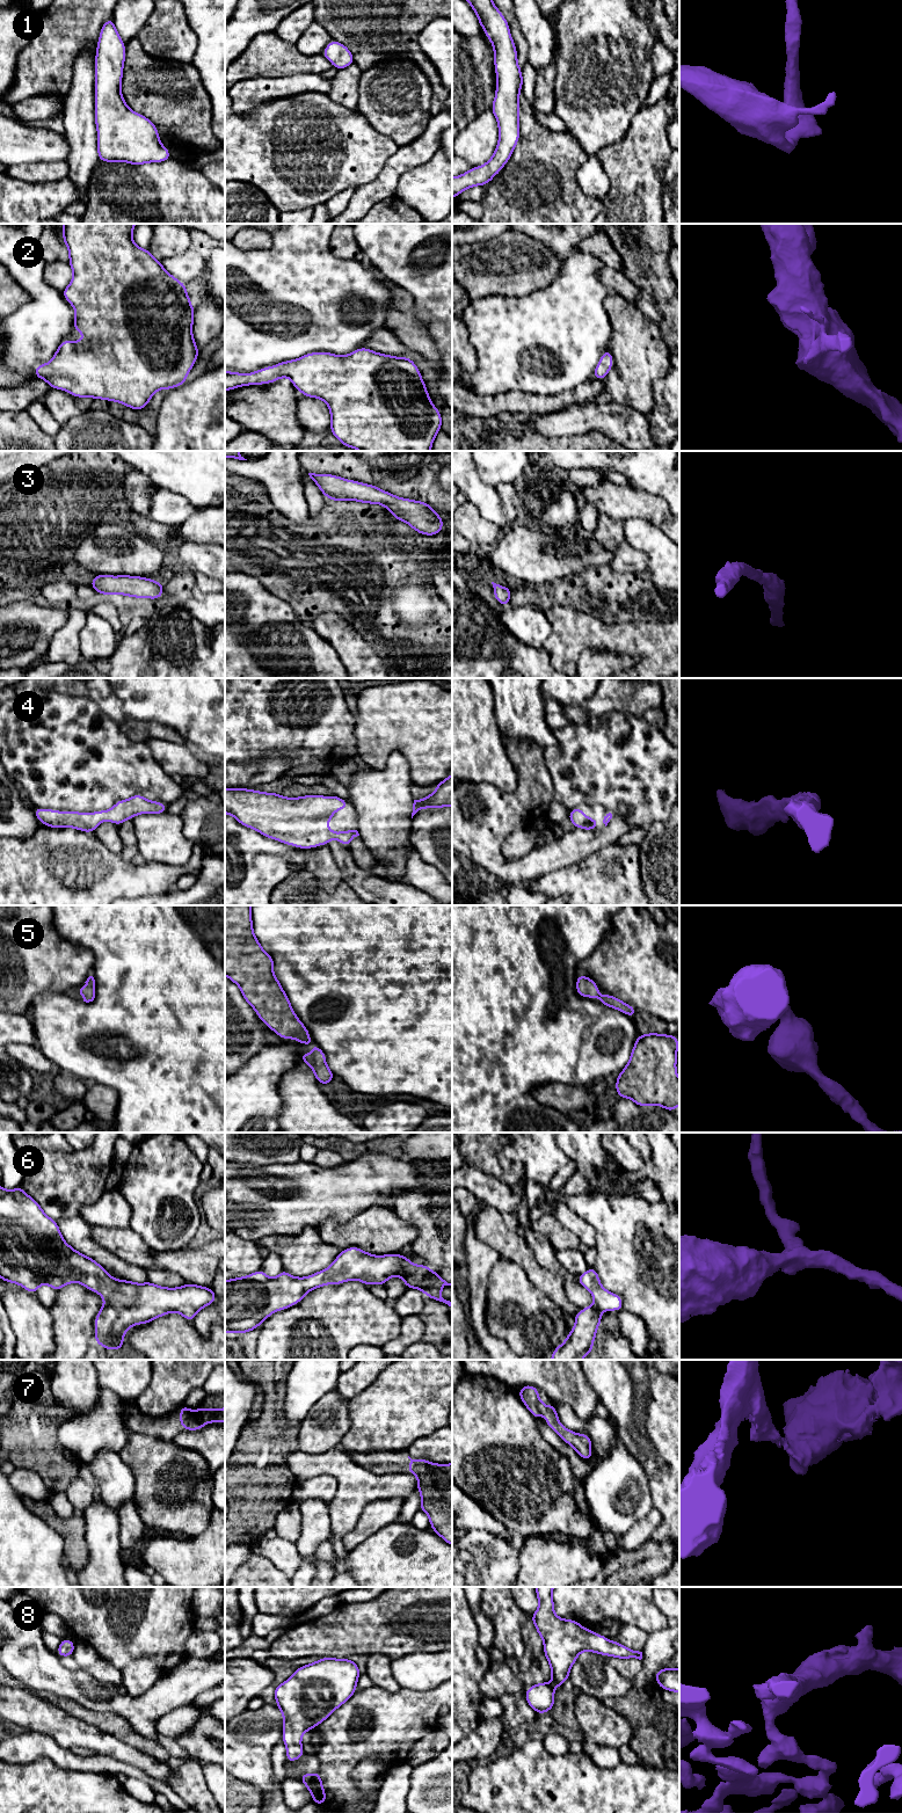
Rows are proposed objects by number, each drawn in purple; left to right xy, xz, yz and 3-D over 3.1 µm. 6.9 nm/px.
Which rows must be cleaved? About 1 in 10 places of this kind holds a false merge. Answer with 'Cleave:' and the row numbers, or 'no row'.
Cleave: no row

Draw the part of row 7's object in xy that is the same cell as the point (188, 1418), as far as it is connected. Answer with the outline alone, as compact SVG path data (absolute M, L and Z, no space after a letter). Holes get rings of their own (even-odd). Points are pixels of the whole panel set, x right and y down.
M184 1404L180 1407L181 1415L179 1421L183 1426L182 1430L198 1430L208 1422L225 1422L224 1408L205 1408L201 1407L196 1411L190 1411Z

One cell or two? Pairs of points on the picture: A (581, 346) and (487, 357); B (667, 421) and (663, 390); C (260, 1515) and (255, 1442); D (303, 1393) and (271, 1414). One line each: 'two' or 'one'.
A: one
B: one
C: one
D: two

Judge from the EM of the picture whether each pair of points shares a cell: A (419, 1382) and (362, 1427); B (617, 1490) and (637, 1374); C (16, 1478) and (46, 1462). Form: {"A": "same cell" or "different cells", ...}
{"A": "same cell", "B": "different cells", "C": "different cells"}

